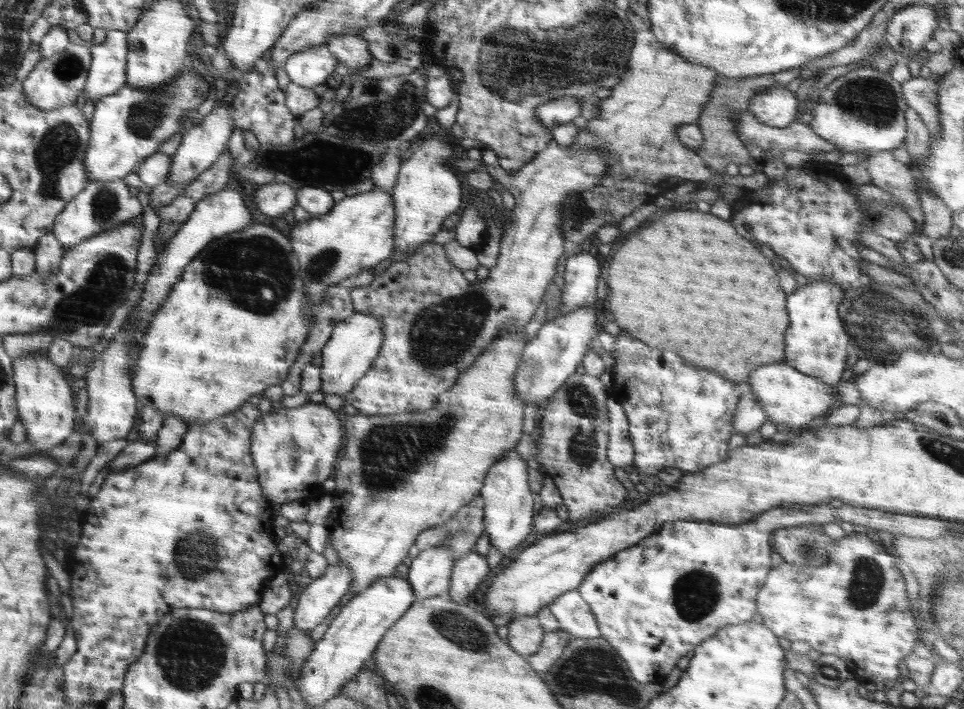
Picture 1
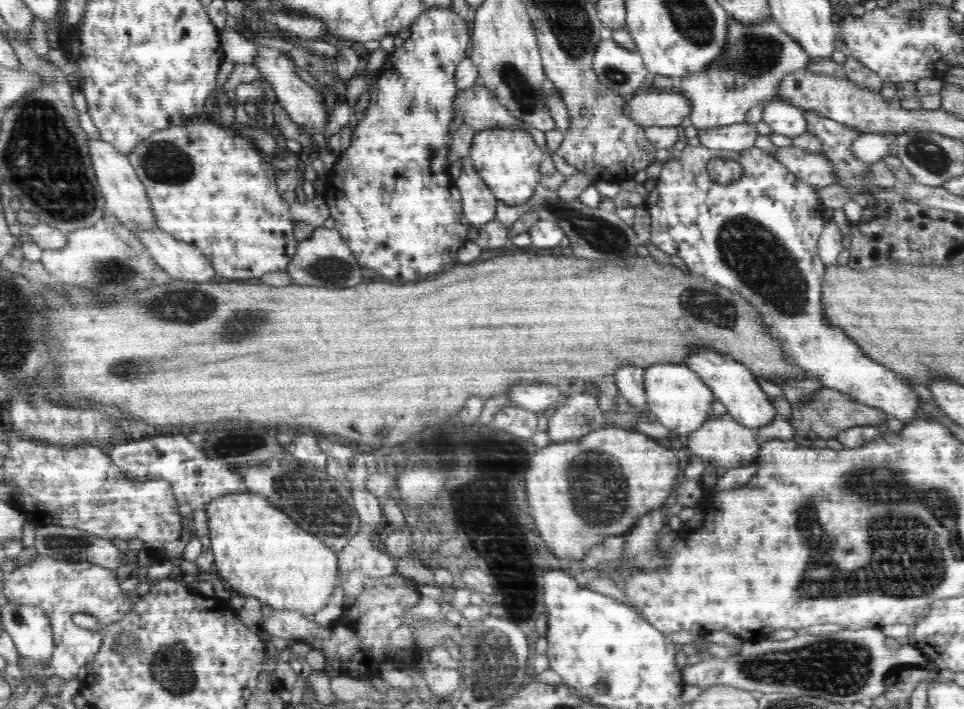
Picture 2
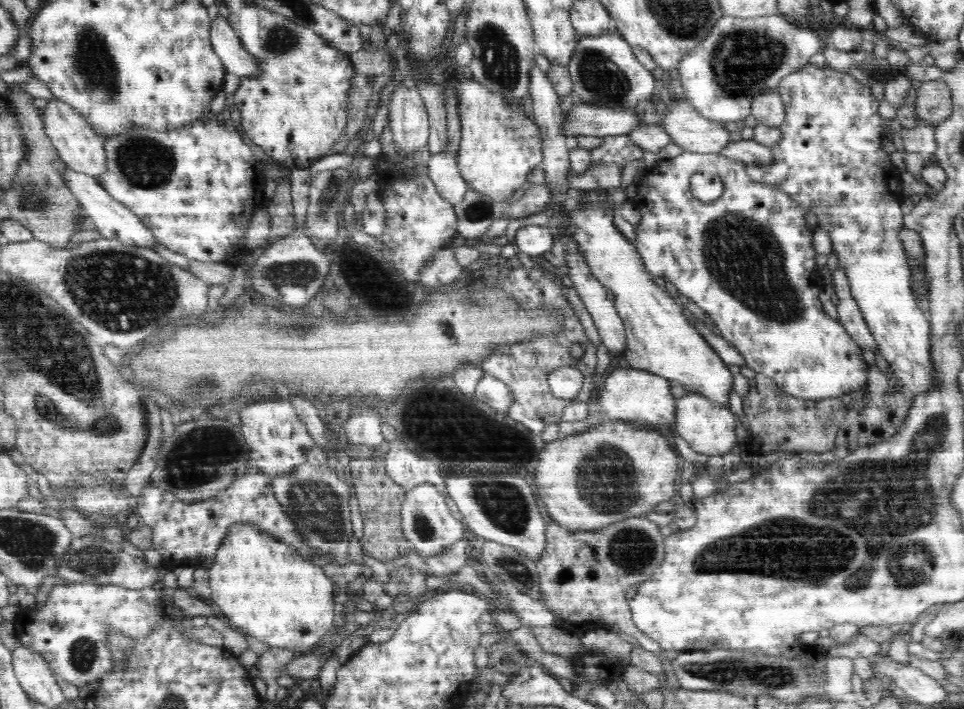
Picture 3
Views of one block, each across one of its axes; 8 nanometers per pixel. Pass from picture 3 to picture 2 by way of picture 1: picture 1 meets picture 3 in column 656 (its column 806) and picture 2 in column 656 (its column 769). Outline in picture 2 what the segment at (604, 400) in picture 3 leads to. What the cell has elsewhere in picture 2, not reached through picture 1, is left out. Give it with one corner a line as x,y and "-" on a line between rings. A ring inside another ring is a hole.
656,364
644,370
644,393
646,405
652,411
653,420
657,420
670,429
671,436
689,435
712,415
712,402
716,400
714,391
701,379
696,371
682,364

